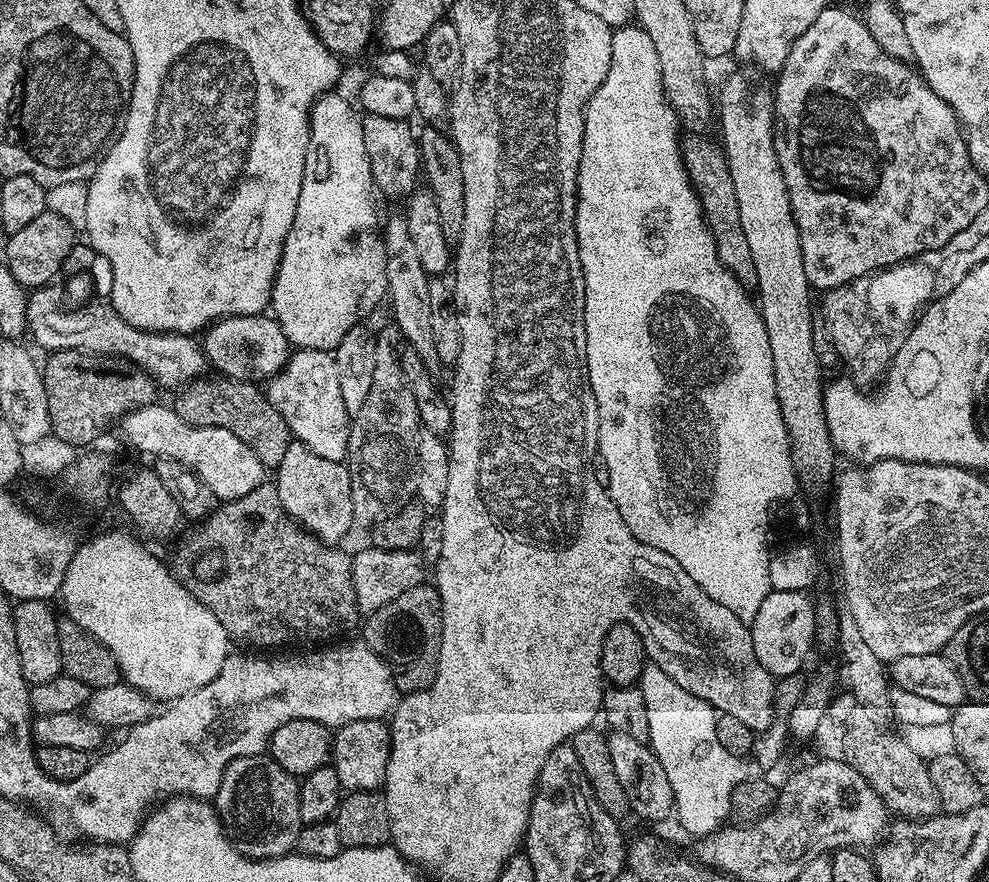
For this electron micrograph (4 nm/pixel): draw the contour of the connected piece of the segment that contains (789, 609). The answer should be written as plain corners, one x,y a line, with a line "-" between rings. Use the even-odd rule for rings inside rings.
771,591
762,606
758,606
758,614
754,614
754,622
750,626
754,654
762,667
774,678
801,671
812,652
816,635
816,614
814,600
808,595
807,591

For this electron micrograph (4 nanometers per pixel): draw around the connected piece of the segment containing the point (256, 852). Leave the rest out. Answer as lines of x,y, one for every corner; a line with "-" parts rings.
261,754
258,756
240,756
236,760
229,762
224,768
222,782
216,791
214,807
219,815
221,824
224,825
229,837
231,837
231,839
238,845
243,856
250,856
254,860
273,860
279,856
286,856
296,852
298,834
302,827
302,821
300,819
300,780
295,776
291,776
286,770
282,770
282,766
278,766
278,762
274,762
271,755

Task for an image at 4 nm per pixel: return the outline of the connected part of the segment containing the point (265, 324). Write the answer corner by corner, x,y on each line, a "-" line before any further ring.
271,314
228,316
224,320
215,320
203,329
202,347
209,365
217,368
221,377
249,382
271,380
284,369
290,355
286,334
282,334
282,326
278,326
275,316

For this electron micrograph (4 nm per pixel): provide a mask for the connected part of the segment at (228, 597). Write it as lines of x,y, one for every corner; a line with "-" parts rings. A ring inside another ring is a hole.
265,482
258,485
254,490
250,490
250,494
246,494
242,498
221,503
209,516
199,521
195,528
196,533
193,536
185,535
179,541
181,544
177,546
172,560
170,559
172,574
182,586
186,586
186,590
190,590
190,594
194,594
194,598
198,598
198,602
202,602
202,606
206,606
206,610
210,610
210,614
214,614
214,618
218,618
218,622
222,622
222,630
226,630
229,641
236,643
237,640
240,644
249,644
252,647
249,649
252,650
272,650
275,649
272,648
275,644
288,644
291,640
328,642
333,638
343,637
340,636
343,632
348,632
355,626
358,609
356,595
354,594
354,582
352,581
352,556
349,553
344,553
343,547
329,546
323,540
318,539
317,536
304,531
291,516
288,516
278,498
275,483

